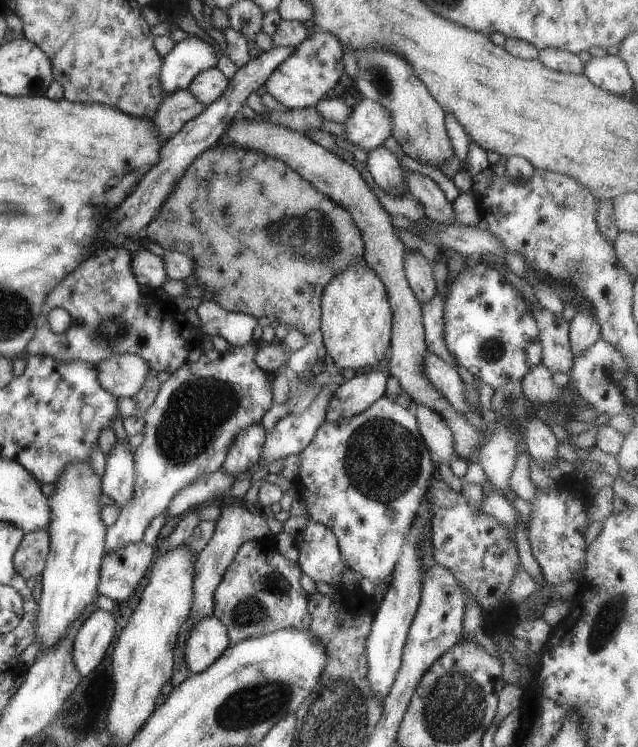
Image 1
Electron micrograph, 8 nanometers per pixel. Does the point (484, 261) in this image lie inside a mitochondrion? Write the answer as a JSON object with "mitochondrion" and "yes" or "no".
{"mitochondrion":"no"}

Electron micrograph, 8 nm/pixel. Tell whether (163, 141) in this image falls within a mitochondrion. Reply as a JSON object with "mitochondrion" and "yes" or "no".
{"mitochondrion":"no"}

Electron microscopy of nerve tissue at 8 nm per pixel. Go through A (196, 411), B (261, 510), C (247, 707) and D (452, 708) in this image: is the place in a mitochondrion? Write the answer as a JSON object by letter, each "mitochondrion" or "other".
{"A":"mitochondrion","B":"other","C":"mitochondrion","D":"mitochondrion"}

